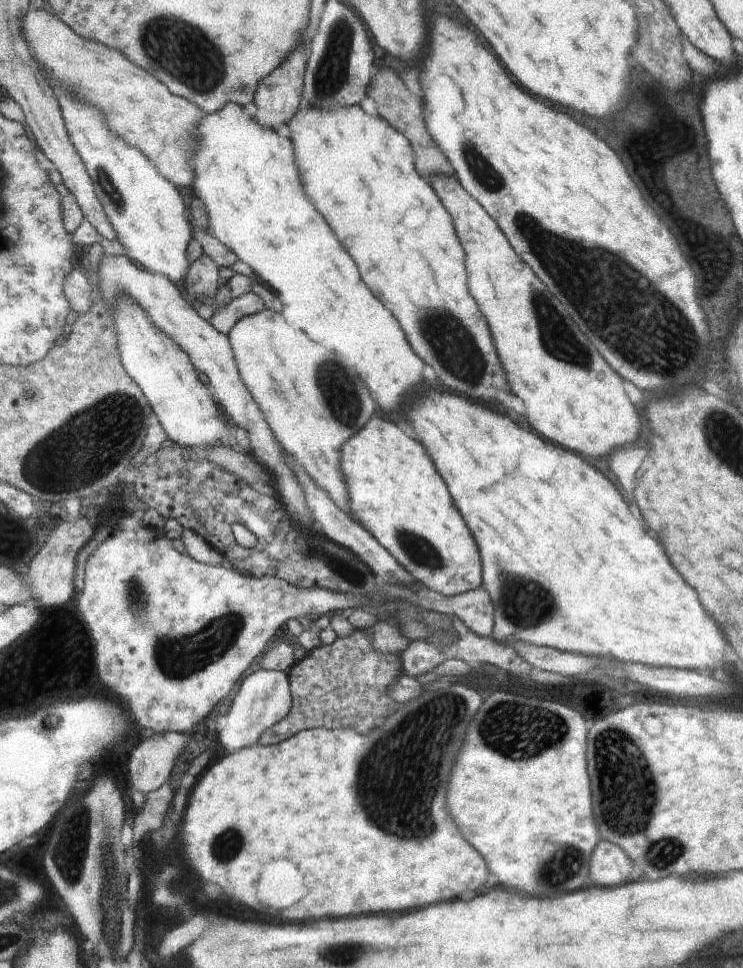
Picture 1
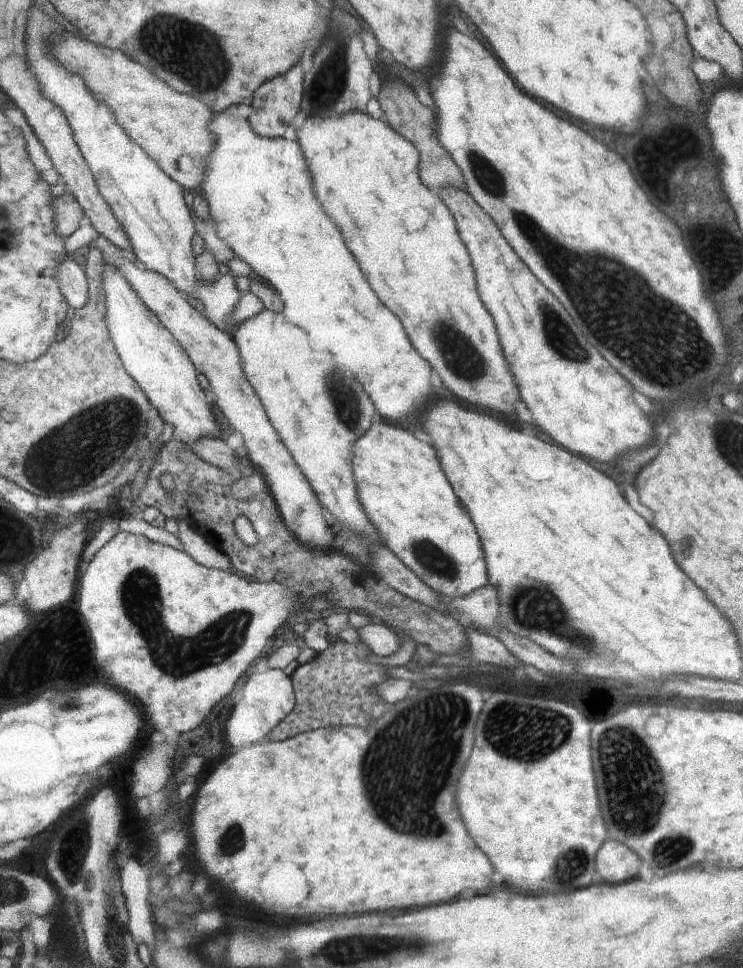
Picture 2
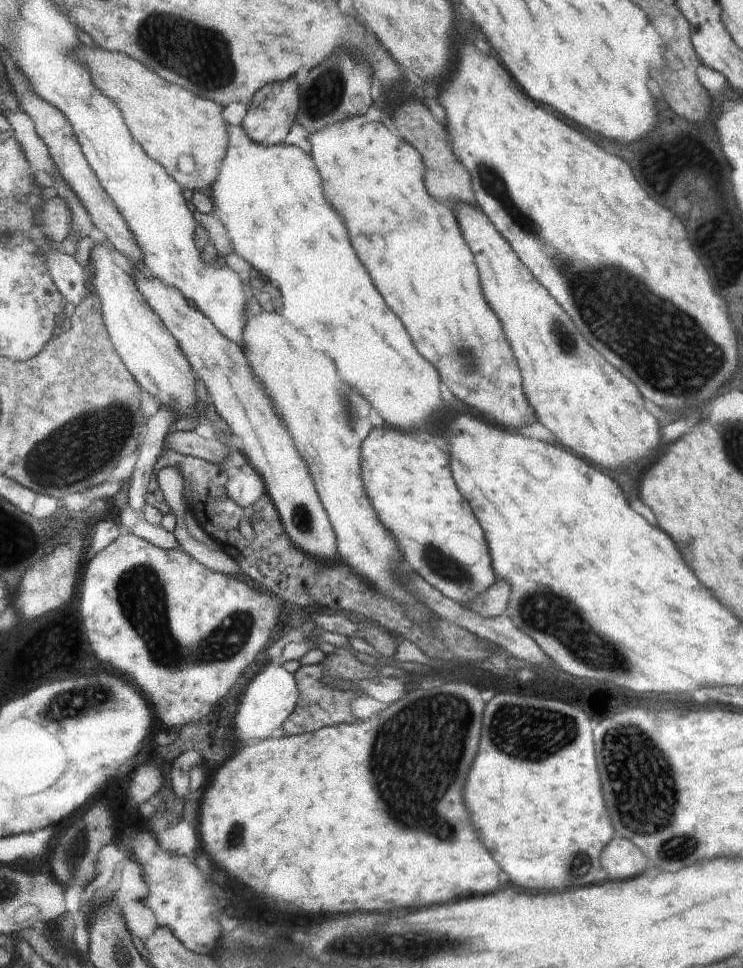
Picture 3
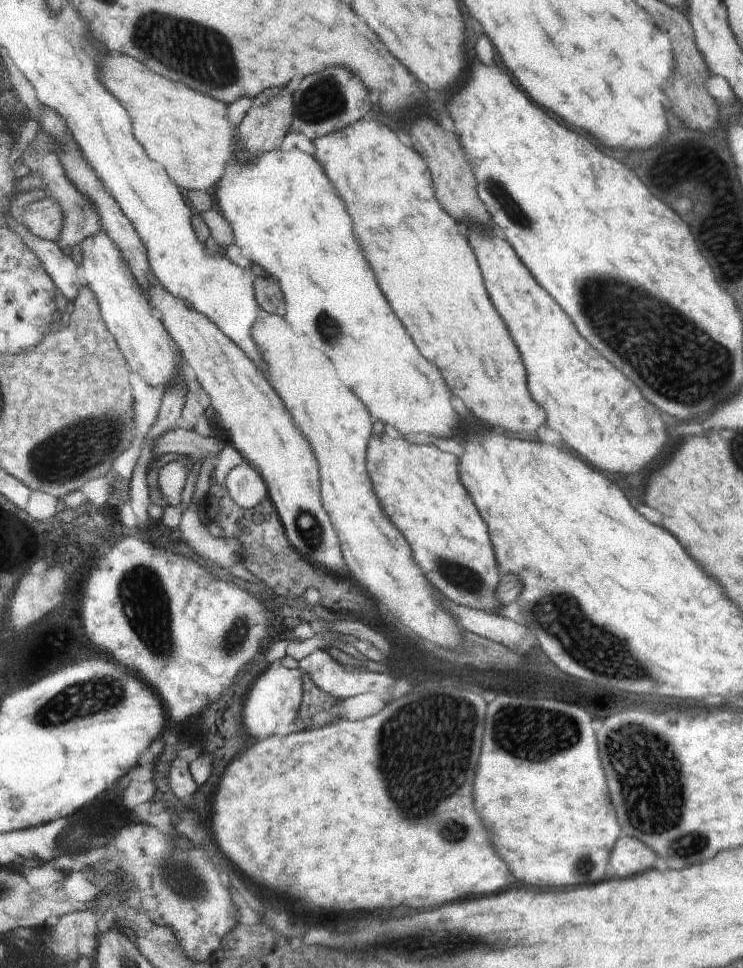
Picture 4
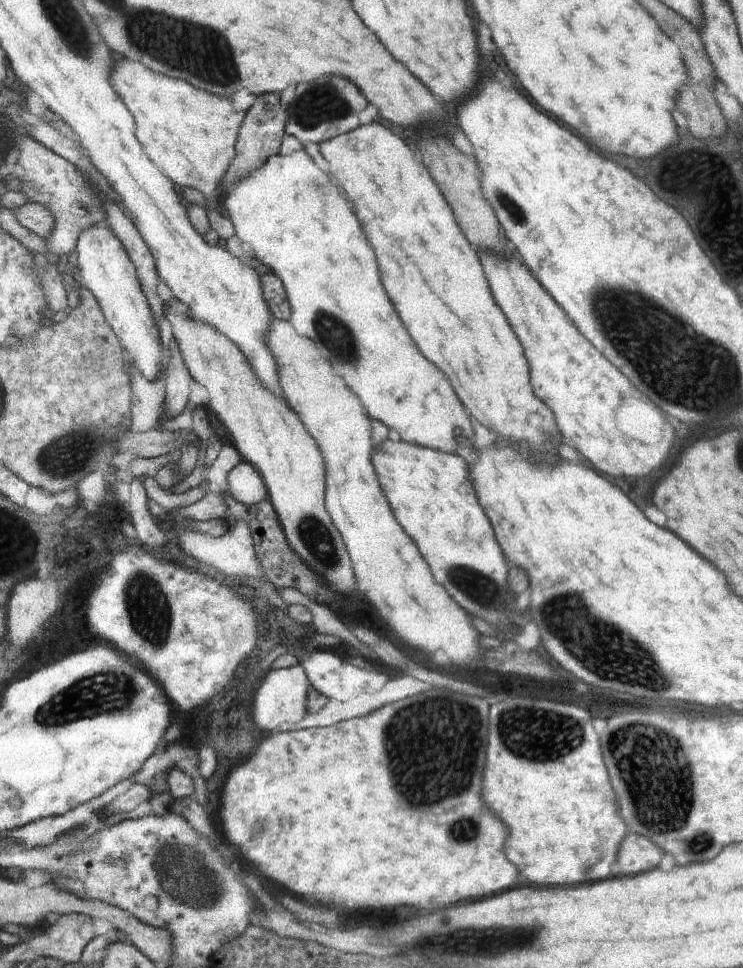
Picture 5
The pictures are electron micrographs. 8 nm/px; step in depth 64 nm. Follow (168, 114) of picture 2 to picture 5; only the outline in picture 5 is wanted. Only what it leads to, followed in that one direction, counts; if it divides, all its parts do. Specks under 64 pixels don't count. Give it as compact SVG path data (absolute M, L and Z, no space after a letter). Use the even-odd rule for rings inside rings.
M128 57L115 64L114 84L128 108L135 114L137 134L151 159L182 188L201 190L209 200L208 208L221 208L224 211L221 199L225 179L238 152L239 134L247 119L247 112L238 112L234 101L226 94L215 94L209 88L199 89L184 80L158 74L150 70L148 65Z

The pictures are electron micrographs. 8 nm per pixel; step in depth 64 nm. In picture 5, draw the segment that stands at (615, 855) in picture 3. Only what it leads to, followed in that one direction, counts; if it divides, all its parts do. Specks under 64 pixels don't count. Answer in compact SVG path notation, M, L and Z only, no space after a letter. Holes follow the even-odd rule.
M628 834L628 840L624 840L624 846L618 852L615 876L637 875L656 869L662 856L663 850L652 840L638 834Z

